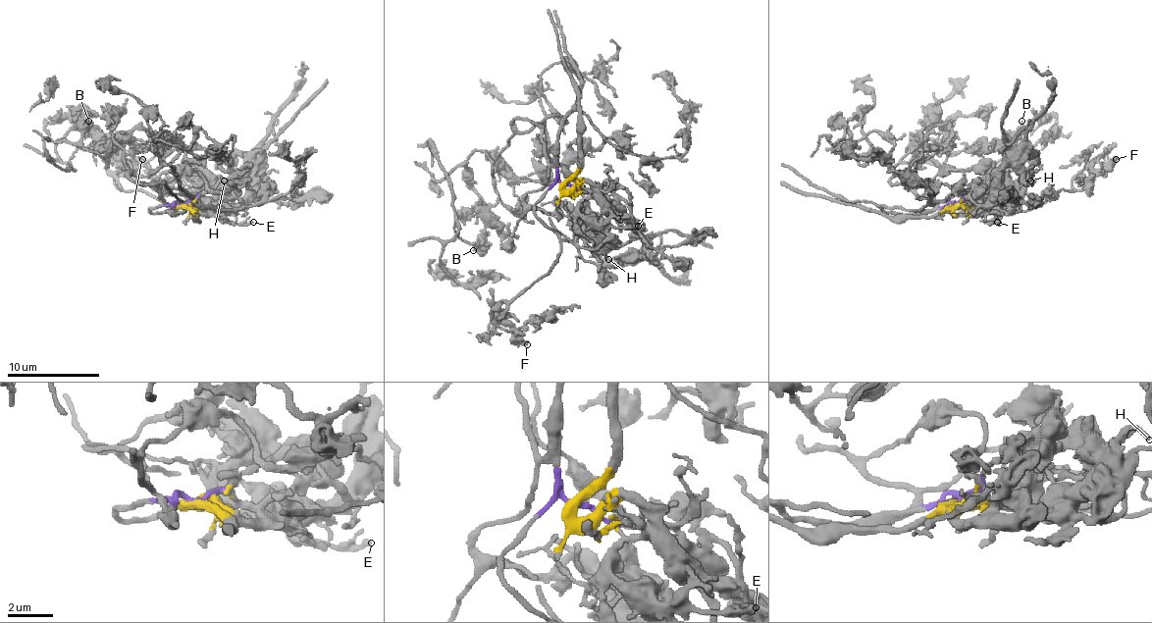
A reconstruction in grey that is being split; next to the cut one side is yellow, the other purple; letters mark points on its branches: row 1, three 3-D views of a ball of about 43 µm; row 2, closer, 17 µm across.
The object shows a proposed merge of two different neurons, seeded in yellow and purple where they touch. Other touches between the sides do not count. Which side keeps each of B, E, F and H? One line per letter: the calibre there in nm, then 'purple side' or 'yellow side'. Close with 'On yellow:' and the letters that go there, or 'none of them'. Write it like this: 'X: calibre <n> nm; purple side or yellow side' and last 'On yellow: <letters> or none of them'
B: calibre 240 nm; purple side
E: calibre 170 nm; yellow side
F: calibre 440 nm; purple side
H: calibre 90 nm; yellow side
On yellow: E, H

